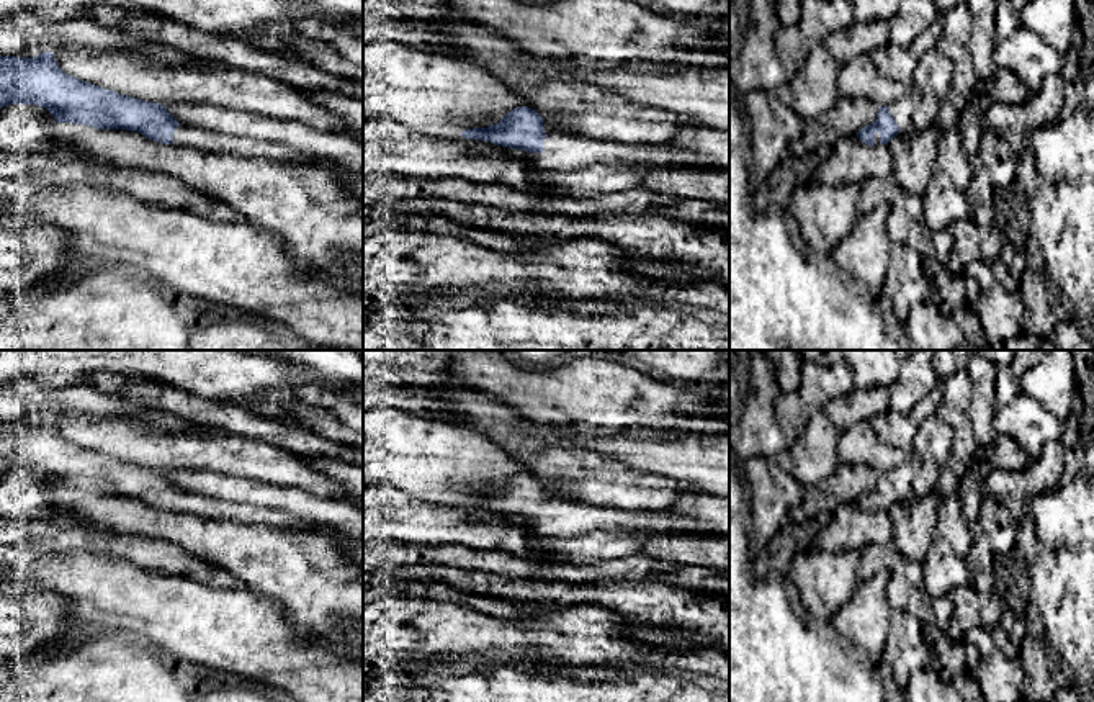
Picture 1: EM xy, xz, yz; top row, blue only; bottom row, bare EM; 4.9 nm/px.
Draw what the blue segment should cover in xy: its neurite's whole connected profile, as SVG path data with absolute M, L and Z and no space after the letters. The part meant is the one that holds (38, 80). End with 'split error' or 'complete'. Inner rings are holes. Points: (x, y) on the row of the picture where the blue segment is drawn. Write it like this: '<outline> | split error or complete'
M39 52L33 59L0 56L0 108L15 103L43 106L56 123L137 131L162 144L332 169L330 157L307 154L281 142L178 123L164 105L119 95L67 75L52 52Z | split error

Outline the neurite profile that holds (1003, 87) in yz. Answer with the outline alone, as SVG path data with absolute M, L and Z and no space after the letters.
M998 69L989 79L978 80L966 105L960 110L962 146L971 162L981 133L986 128L986 113L994 103L1020 105L1030 98L1030 90L1011 70Z

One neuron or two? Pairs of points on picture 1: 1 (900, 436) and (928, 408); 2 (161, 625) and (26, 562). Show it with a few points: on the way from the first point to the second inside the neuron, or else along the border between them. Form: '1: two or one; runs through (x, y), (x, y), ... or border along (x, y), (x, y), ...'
1: one; runs through (905, 427), (919, 413)
2: two; border along (54, 555), (35, 568), (33, 578)

